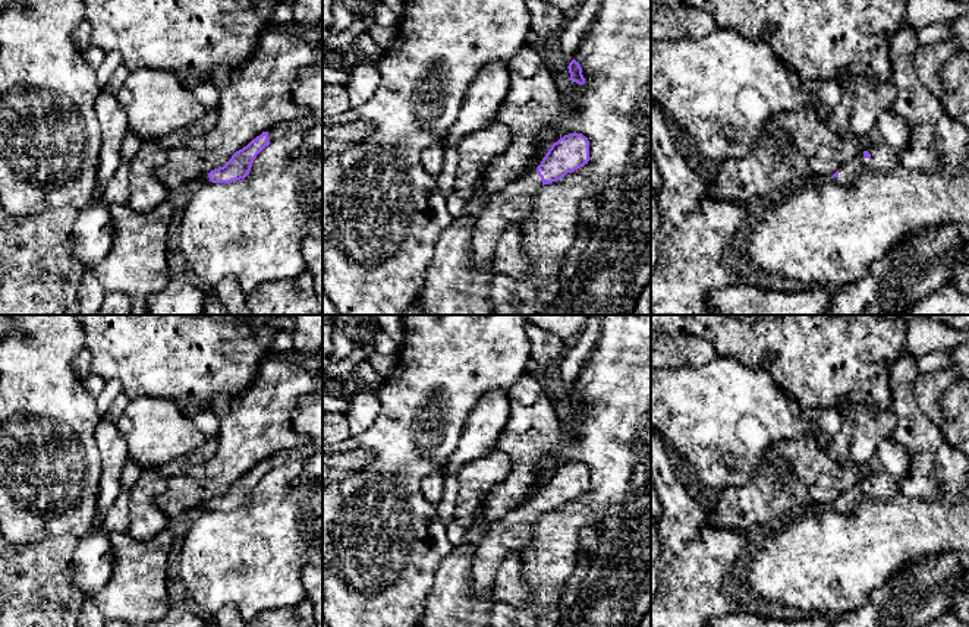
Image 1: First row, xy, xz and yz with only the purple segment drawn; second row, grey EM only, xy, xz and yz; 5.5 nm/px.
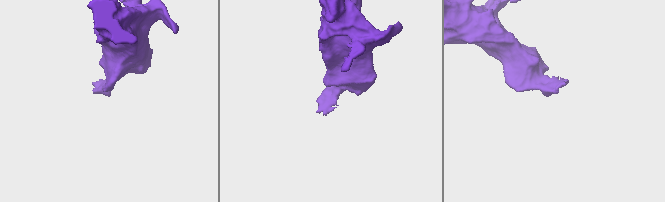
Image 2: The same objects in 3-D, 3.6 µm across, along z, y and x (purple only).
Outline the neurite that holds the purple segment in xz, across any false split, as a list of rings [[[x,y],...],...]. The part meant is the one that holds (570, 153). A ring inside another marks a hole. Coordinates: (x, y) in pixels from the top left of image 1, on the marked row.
[[[569,133],[551,145],[541,164],[494,195],[481,212],[474,231],[471,267],[493,261],[495,245],[510,223],[520,223],[531,211],[532,198],[544,185],[563,179],[589,161],[589,141]]]

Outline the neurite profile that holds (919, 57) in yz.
[[[950,37],[929,45],[919,45],[913,56],[913,66],[919,81],[938,98],[944,95],[940,70],[960,48],[957,38]]]

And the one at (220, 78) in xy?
[[[223,67],[214,69],[210,82],[221,92],[230,82],[232,72]]]

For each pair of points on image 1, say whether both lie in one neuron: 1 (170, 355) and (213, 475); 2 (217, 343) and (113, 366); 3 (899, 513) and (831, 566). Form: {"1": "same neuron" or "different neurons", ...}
{"1": "different neurons", "2": "same neuron", "3": "same neuron"}

